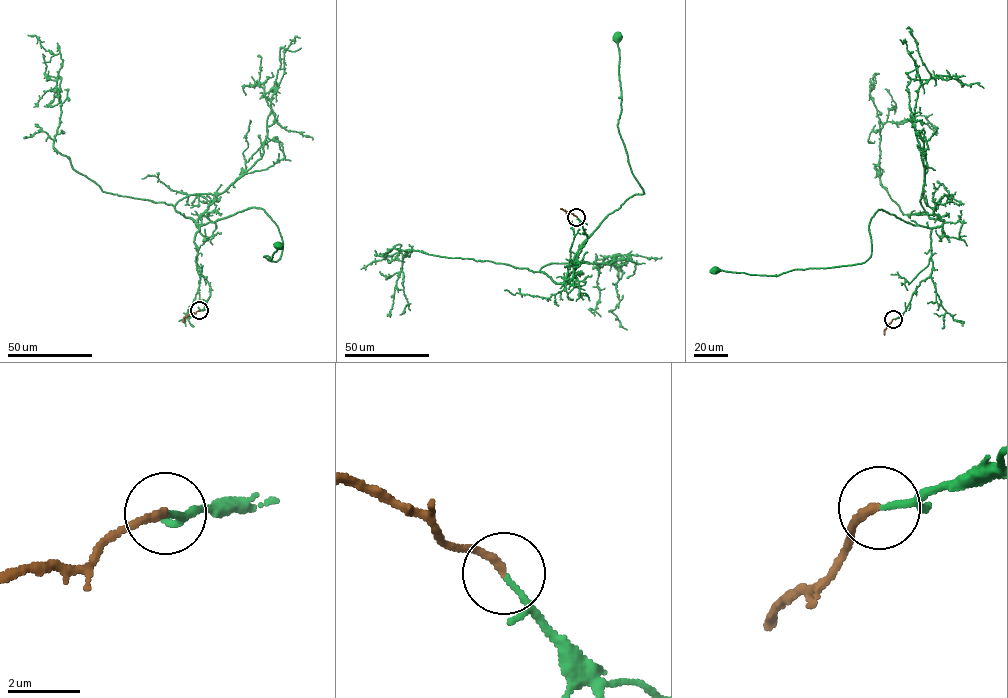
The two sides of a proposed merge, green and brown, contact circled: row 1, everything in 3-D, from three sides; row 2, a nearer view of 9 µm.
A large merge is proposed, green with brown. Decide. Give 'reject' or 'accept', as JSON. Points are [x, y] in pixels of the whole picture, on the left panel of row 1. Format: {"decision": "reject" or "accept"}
{"decision": "accept"}

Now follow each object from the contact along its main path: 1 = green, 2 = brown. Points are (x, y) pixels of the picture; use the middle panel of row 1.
1: (576, 217), (587, 238), (568, 267), (600, 222), (627, 199), (644, 193), (617, 126), (617, 36)
2: (576, 216), (560, 208)

